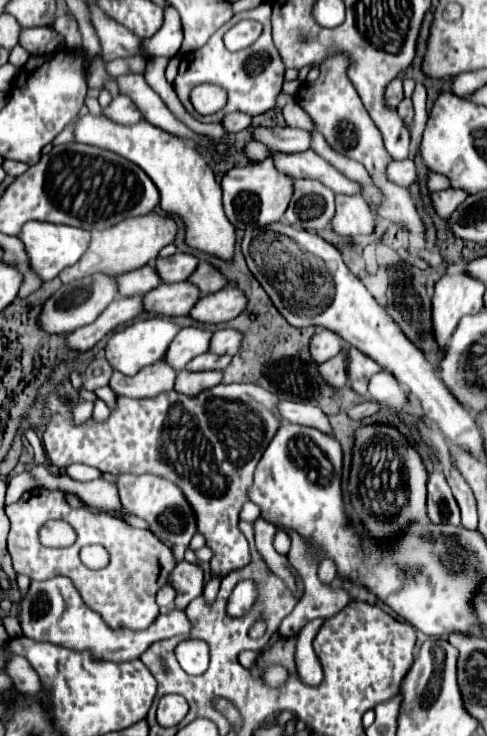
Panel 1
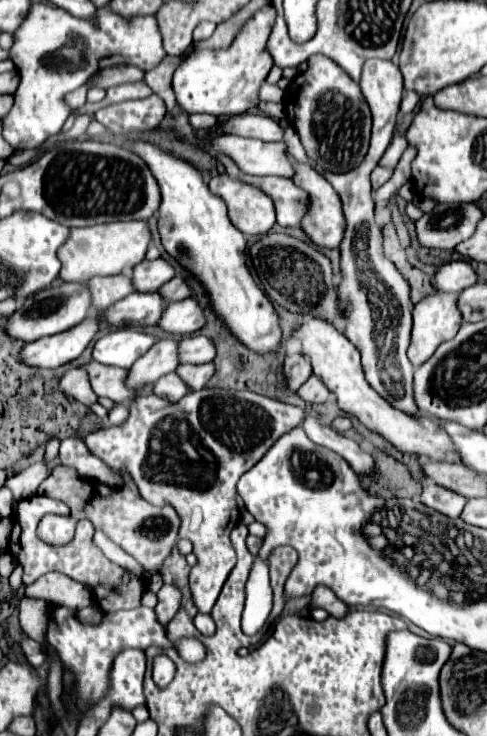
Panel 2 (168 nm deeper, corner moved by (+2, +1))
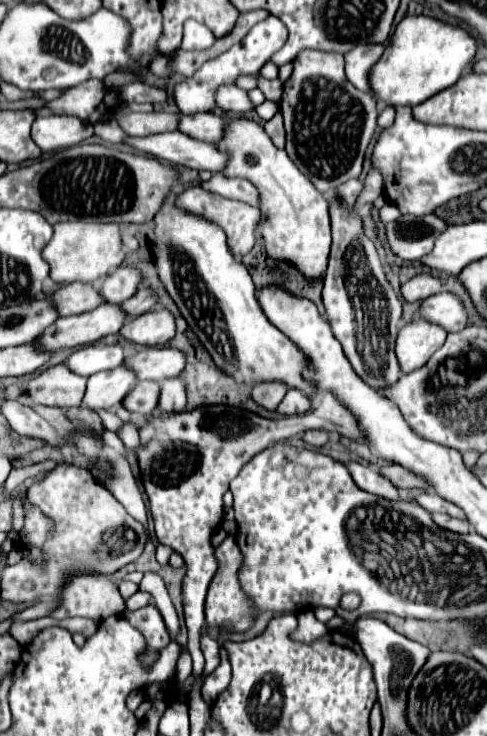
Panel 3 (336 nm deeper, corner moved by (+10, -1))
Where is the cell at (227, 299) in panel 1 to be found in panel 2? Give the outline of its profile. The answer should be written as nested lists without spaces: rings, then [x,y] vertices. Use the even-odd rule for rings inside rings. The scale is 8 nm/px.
[[[194,298],[170,302],[158,326],[170,334],[194,334],[204,326],[204,310]]]

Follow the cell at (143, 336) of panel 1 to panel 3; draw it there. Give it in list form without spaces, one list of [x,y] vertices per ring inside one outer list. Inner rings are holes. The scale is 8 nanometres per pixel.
[[[90,344],[84,346],[76,352],[72,352],[66,360],[64,366],[72,370],[74,374],[80,376],[92,376],[102,370],[112,370],[118,368],[124,360],[124,352],[120,346],[108,346],[108,344]]]

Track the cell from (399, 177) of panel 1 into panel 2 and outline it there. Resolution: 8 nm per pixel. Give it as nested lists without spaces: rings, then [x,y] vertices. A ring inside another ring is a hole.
[[[376,166],[372,170],[372,188],[380,188],[386,180],[390,180],[390,176],[394,174],[394,168],[386,168],[386,166]]]

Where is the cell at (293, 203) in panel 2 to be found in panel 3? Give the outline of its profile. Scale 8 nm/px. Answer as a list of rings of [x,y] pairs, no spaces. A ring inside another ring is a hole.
[[[214,172],[208,182],[200,182],[200,188],[212,194],[218,194],[222,198],[228,198],[228,200],[246,202],[250,206],[260,204],[256,188],[248,180],[242,180],[242,178],[224,178]]]

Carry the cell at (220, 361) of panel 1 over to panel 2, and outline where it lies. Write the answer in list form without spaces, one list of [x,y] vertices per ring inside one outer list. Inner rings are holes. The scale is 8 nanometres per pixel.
[[[212,362],[208,364],[180,364],[180,368],[176,368],[176,374],[180,378],[184,378],[186,384],[190,384],[192,390],[202,390],[208,380],[214,376],[216,366]]]

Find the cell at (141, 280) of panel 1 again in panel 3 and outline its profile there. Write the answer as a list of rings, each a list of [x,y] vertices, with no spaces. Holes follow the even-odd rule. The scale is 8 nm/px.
[[[72,282],[62,288],[58,288],[52,296],[52,306],[60,316],[72,316],[72,314],[84,314],[88,310],[94,310],[96,306],[104,304],[104,300],[98,296],[98,290],[90,284]]]

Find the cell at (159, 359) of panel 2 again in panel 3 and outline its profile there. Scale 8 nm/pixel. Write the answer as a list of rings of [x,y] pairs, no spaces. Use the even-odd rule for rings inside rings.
[[[118,366],[116,370],[92,374],[86,384],[82,406],[90,410],[112,408],[122,402],[124,394],[128,394],[134,382],[136,376],[130,374],[130,370],[126,370],[124,366]]]

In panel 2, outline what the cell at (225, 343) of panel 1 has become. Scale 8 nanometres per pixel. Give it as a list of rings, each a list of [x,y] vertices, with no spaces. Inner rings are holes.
[[[188,334],[180,340],[180,362],[182,364],[204,364],[212,362],[216,346],[202,334]]]

